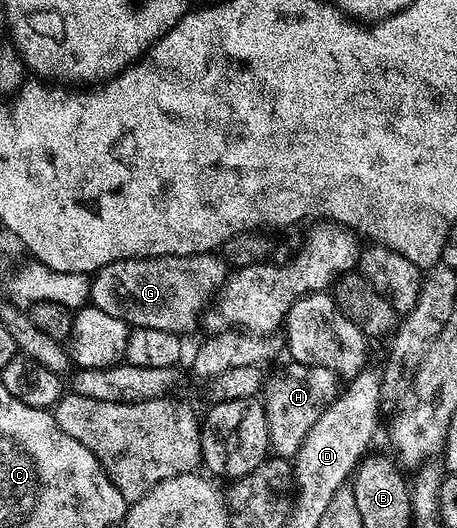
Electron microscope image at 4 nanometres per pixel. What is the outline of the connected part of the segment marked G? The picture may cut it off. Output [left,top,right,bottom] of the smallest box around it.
[91,254,216,334]

